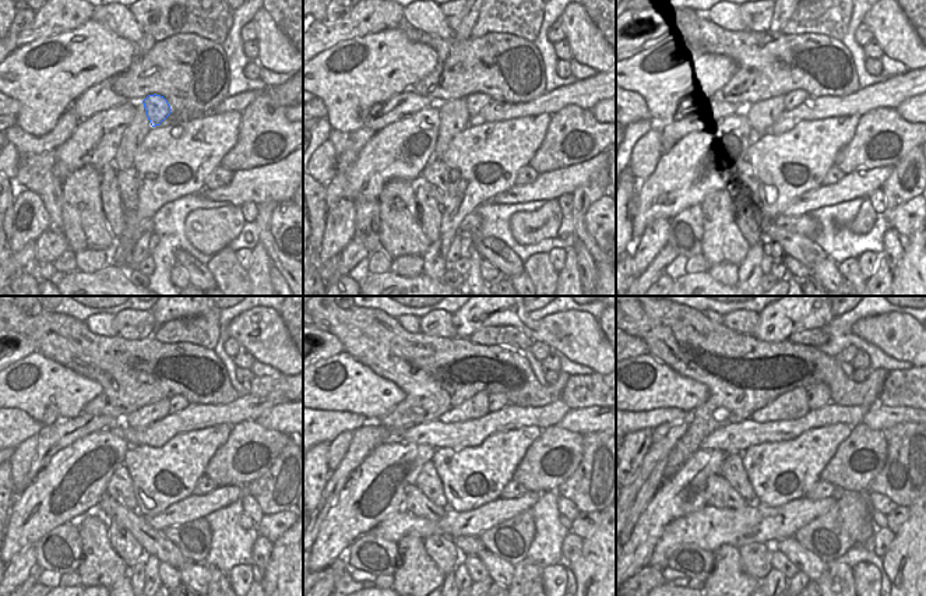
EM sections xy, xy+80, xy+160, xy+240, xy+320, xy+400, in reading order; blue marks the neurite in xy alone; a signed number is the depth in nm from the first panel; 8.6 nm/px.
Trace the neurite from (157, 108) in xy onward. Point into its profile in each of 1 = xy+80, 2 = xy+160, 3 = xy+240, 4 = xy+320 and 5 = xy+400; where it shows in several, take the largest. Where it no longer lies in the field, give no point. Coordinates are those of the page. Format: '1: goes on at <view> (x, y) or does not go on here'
1: goes on at xy+80 (476, 102)
2: goes on at xy+160 (795, 98)
3: goes on at xy+240 (178, 402)
4: goes on at xy+320 (496, 401)
5: goes on at xy+400 (819, 395)

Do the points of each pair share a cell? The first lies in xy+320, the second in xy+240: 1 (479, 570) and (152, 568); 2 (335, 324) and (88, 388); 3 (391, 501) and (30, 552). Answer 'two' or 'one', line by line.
1: two
2: two
3: two

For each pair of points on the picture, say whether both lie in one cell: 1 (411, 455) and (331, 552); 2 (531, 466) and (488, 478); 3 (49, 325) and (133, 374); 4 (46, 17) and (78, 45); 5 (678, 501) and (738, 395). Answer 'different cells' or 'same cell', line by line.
1: same cell
2: different cells
3: same cell
4: different cells
5: different cells

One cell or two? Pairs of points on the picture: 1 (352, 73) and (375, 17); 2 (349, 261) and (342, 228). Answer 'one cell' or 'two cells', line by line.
1: two cells
2: two cells

